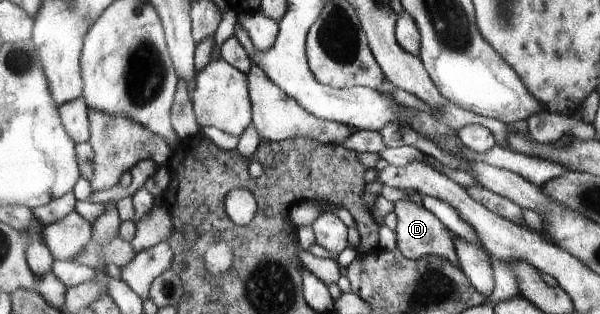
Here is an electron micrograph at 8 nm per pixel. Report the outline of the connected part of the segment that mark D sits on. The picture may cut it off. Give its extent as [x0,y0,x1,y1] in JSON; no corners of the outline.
[393,199,459,266]

